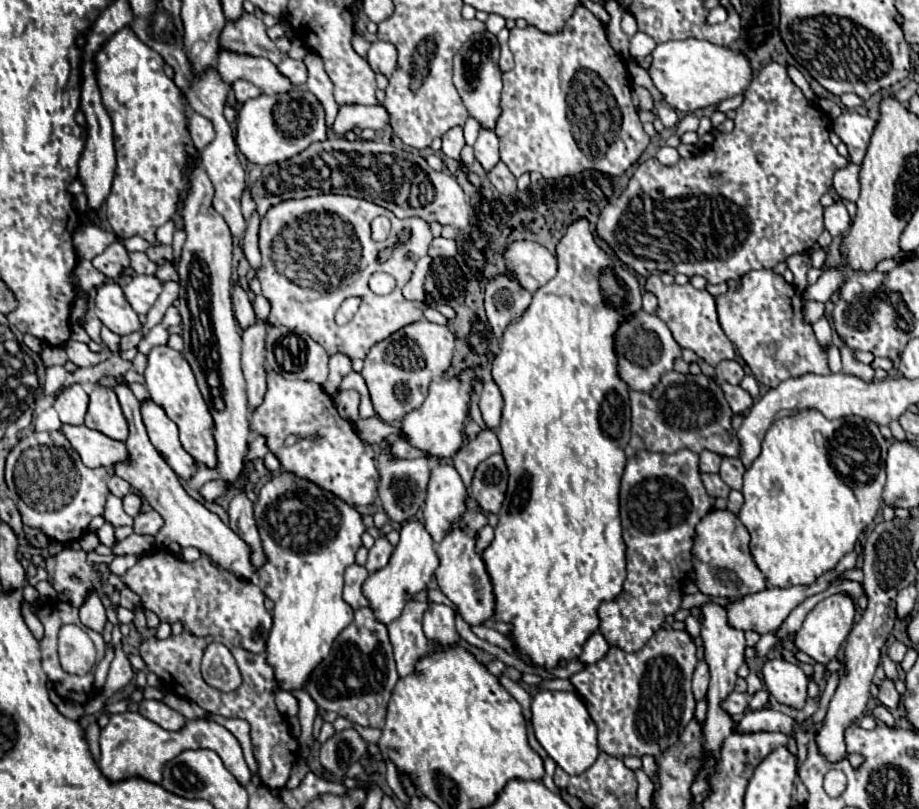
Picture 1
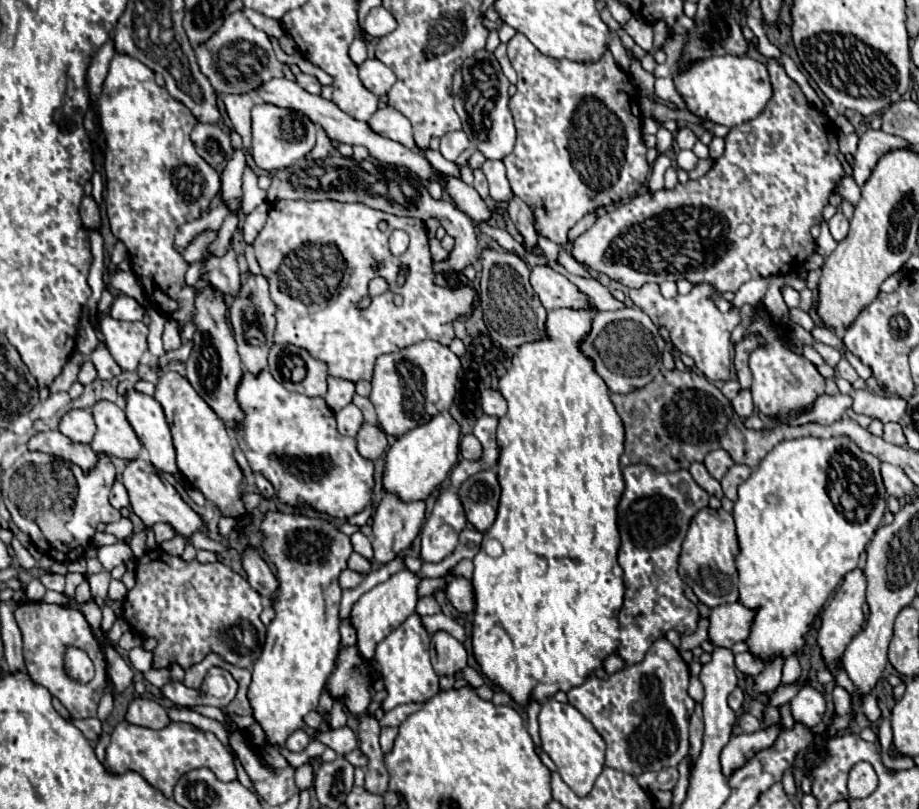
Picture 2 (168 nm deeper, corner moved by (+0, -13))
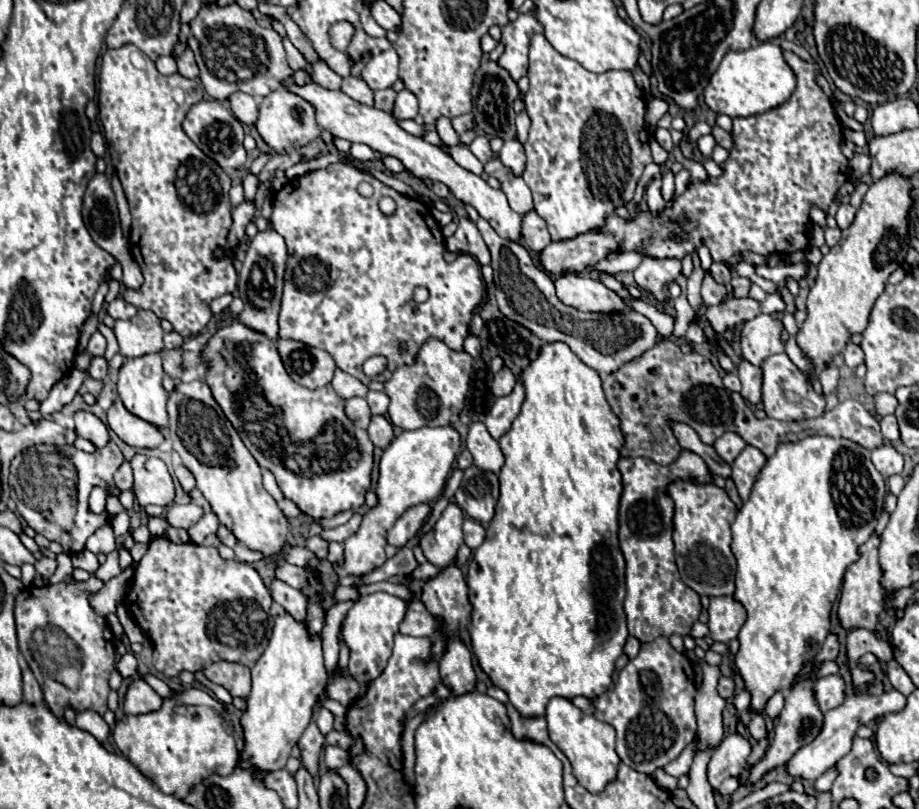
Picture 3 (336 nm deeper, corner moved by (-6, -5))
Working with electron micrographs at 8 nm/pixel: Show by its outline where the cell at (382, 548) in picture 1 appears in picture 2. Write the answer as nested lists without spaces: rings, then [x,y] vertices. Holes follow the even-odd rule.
[[[384,495],[372,523],[374,561],[384,565],[410,547],[422,529],[424,513],[424,501],[402,503],[396,495]]]

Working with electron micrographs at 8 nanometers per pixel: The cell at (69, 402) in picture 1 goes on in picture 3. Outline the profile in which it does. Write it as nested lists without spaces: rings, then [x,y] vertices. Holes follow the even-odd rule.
[[[78,411],[74,415],[74,423],[76,423],[76,433],[78,437],[84,437],[88,441],[92,441],[96,447],[104,447],[108,443],[108,429],[106,425],[88,411]]]

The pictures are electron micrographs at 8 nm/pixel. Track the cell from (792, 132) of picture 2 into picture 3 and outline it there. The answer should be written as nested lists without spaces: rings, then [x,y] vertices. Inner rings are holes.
[[[784,51],[784,61],[792,67],[796,75],[796,87],[790,99],[766,113],[752,117],[736,117],[732,121],[732,139],[734,147],[730,149],[730,157],[720,165],[720,177],[708,177],[706,181],[692,183],[682,195],[674,197],[672,207],[664,207],[662,213],[652,213],[650,209],[640,209],[636,215],[624,219],[612,215],[604,221],[600,229],[586,231],[566,241],[550,243],[540,259],[546,271],[554,277],[560,273],[578,273],[586,267],[598,263],[614,251],[640,251],[644,257],[652,255],[652,259],[678,259],[682,261],[686,255],[692,255],[702,245],[708,247],[712,261],[734,267],[744,261],[746,251],[768,257],[772,253],[792,255],[796,251],[806,251],[810,247],[810,209],[820,207],[828,211],[836,191],[848,179],[848,159],[844,157],[842,145],[842,125],[832,111],[832,105],[824,91],[816,85],[818,65],[802,61],[796,53]]]

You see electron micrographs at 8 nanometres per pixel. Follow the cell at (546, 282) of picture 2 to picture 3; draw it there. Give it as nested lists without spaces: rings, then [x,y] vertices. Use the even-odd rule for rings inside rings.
[[[564,273],[554,279],[556,295],[564,305],[570,305],[580,311],[622,311],[624,301],[604,287],[598,279],[592,277],[578,277],[574,273]]]

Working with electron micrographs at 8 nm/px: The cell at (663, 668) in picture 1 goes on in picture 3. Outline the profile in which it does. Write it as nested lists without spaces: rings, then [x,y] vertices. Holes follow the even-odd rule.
[[[656,637],[650,643],[644,643],[640,647],[640,653],[636,659],[628,661],[628,665],[618,673],[618,679],[614,685],[604,691],[604,695],[598,695],[596,699],[590,699],[594,707],[594,717],[610,723],[616,729],[616,753],[628,767],[652,775],[656,769],[664,767],[666,763],[674,761],[688,743],[696,737],[696,715],[694,715],[694,669],[692,663],[684,653],[678,653],[668,637]]]

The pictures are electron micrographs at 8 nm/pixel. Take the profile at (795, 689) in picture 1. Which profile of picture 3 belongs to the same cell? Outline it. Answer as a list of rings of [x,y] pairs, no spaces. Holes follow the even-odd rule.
[[[840,675],[820,677],[812,683],[816,703],[822,713],[836,709],[844,701],[844,679]]]

